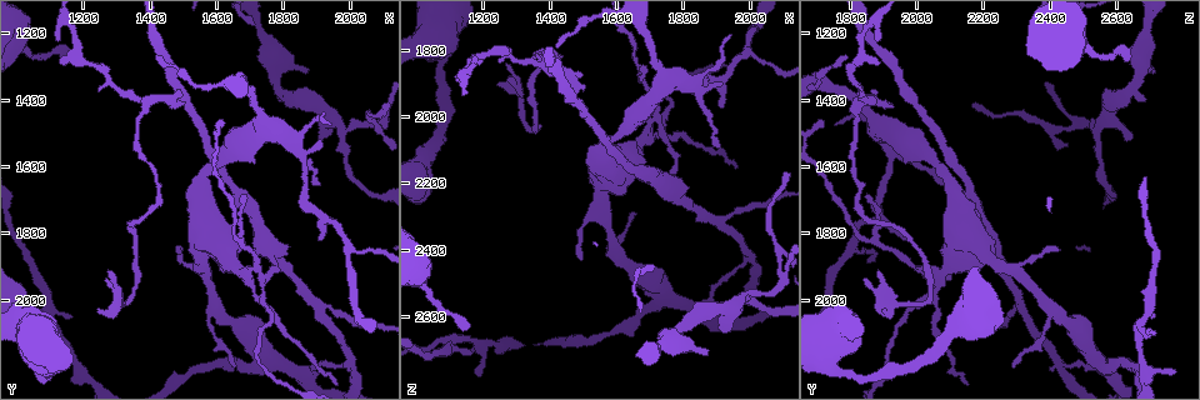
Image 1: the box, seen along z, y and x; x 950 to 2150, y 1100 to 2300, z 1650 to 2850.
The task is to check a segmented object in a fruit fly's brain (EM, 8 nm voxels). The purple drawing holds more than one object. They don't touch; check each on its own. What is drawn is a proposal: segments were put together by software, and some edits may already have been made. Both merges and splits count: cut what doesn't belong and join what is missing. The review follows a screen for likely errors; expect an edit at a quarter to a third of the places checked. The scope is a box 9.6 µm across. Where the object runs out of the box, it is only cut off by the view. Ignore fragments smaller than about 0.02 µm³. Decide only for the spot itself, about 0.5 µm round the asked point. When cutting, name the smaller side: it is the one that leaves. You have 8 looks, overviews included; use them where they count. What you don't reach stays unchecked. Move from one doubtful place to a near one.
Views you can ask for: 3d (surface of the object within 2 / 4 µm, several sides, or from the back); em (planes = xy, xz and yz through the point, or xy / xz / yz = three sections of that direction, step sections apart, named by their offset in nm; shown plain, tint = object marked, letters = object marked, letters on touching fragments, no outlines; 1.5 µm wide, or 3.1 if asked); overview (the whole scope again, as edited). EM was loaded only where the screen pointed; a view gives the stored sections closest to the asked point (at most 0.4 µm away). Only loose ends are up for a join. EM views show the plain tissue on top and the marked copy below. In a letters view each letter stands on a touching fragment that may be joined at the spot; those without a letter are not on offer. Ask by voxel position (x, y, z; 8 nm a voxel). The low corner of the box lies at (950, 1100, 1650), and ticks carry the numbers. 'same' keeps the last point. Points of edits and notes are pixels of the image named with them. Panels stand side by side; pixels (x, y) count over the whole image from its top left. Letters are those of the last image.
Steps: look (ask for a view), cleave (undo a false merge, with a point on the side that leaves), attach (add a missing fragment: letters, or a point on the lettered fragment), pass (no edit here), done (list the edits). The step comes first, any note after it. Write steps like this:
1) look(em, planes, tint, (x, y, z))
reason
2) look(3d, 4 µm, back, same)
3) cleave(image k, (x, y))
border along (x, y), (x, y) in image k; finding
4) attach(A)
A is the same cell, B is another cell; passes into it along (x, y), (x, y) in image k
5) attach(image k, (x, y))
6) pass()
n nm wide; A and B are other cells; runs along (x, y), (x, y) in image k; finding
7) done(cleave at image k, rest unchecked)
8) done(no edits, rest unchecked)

look(em, planes, letters, (1970, 1490, 2550))
three-way junction

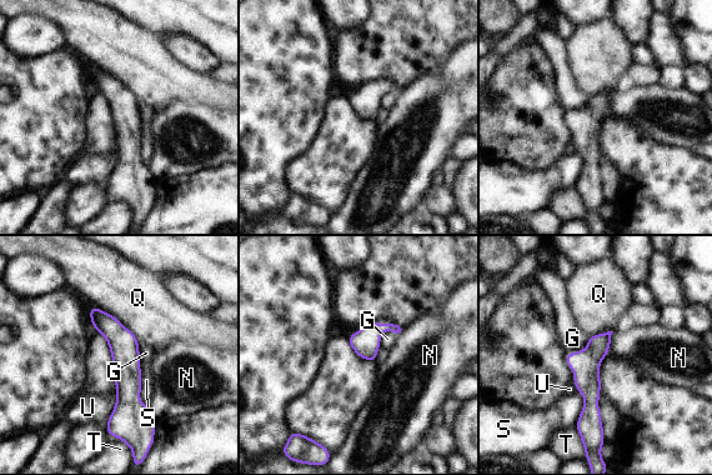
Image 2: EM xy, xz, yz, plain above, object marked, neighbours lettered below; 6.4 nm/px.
pass()
G, N, Q, S, T and U are other cells; runs along (95, 310), (126, 356), (116, 430) in image 2; continuous, no second neuron

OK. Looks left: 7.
look(3d, 4 µm, (1240, 2030, 1890))
tapers out

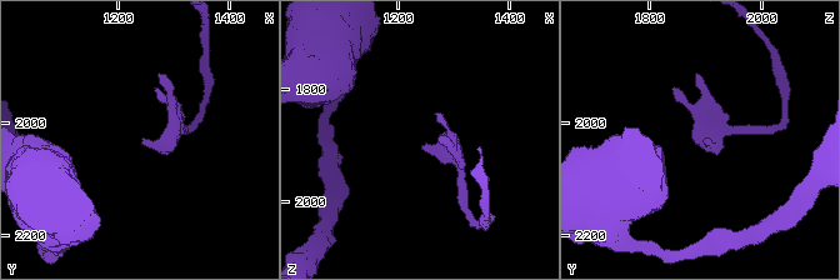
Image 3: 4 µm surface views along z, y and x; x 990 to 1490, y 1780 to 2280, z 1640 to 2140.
look(em, xz, step 8, letters, (1250, 2025, 1900))
shape alone is not enough

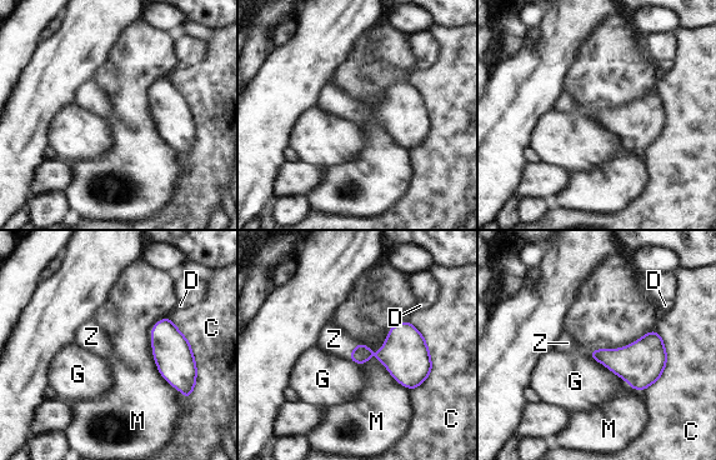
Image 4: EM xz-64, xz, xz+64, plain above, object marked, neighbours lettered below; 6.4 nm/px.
attach(Z)
Z is the same cell, C, D, G and M are other cells; passes into it along (361, 354), (353, 350), (334, 339) in image 4; the neuron continues

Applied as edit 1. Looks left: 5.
look(overview)
see it whole again

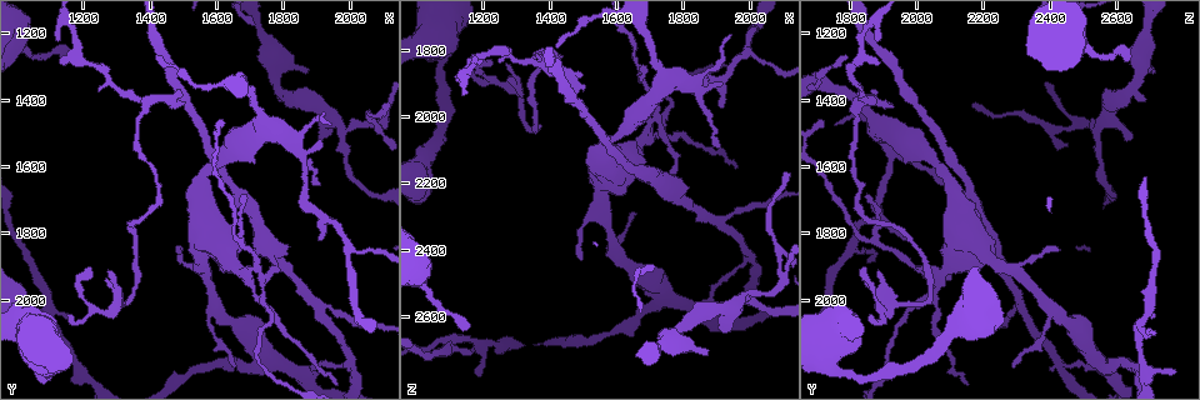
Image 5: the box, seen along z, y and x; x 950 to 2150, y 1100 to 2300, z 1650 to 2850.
look(em, planes, letters, (1690, 1690, 1850))
thin end

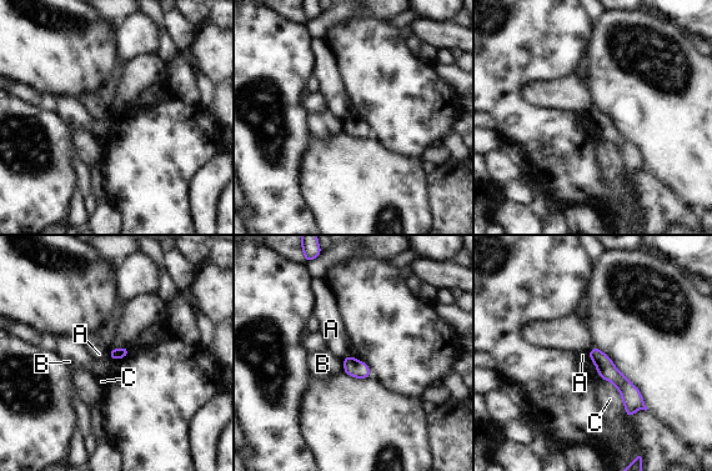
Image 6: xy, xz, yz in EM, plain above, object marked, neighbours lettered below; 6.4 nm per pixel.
pass()
A, B and C are other cells; runs along (593, 351), (641, 406) in image 6; none of them fits

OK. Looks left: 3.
done(attach at image 4, rest unchecked)

